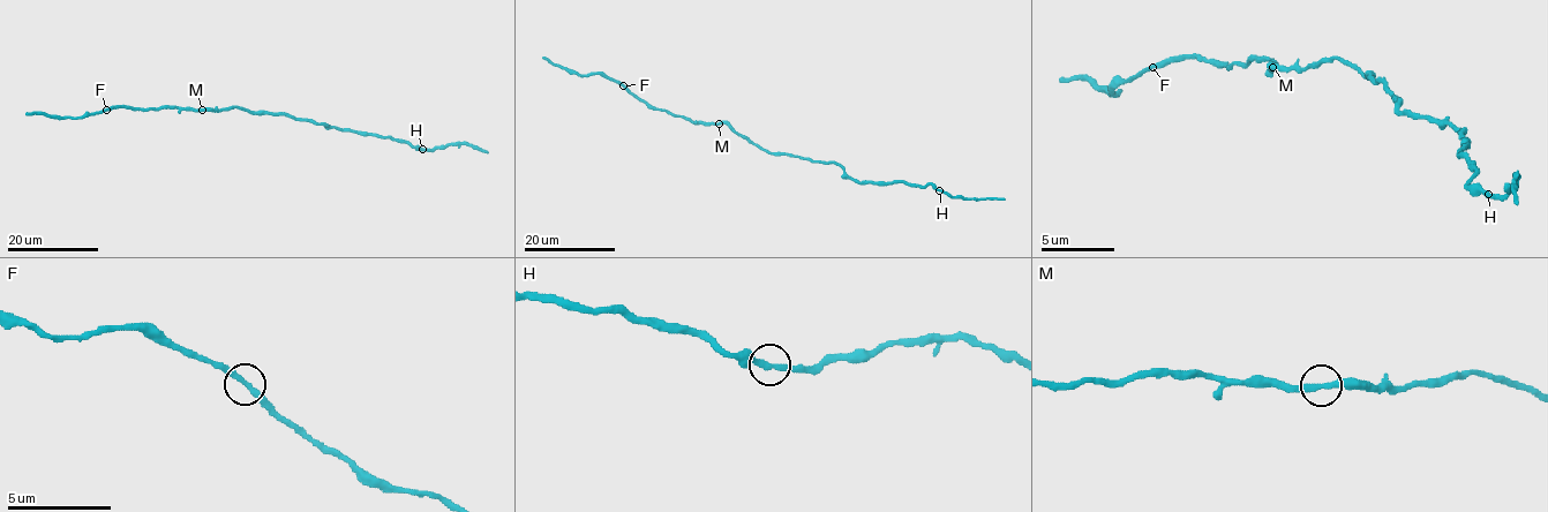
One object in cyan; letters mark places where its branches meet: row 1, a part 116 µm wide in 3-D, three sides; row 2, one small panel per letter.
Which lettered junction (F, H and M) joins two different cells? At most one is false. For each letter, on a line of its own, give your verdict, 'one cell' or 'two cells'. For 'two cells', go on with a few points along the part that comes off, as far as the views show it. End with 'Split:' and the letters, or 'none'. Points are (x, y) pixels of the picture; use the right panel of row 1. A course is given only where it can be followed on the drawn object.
F: one cell
H: two cells | (1489, 195), (1508, 190), (1515, 183), (1515, 177), (1518, 205)
M: one cell
Split: H

